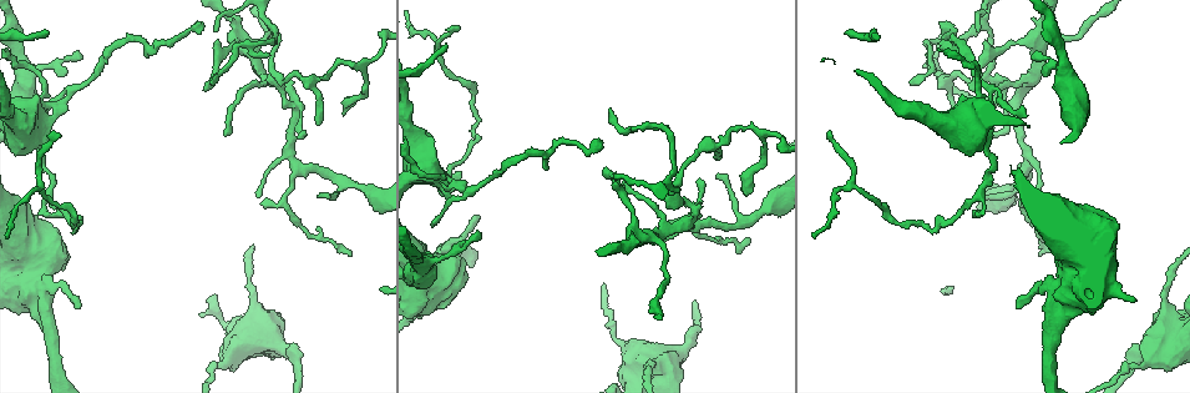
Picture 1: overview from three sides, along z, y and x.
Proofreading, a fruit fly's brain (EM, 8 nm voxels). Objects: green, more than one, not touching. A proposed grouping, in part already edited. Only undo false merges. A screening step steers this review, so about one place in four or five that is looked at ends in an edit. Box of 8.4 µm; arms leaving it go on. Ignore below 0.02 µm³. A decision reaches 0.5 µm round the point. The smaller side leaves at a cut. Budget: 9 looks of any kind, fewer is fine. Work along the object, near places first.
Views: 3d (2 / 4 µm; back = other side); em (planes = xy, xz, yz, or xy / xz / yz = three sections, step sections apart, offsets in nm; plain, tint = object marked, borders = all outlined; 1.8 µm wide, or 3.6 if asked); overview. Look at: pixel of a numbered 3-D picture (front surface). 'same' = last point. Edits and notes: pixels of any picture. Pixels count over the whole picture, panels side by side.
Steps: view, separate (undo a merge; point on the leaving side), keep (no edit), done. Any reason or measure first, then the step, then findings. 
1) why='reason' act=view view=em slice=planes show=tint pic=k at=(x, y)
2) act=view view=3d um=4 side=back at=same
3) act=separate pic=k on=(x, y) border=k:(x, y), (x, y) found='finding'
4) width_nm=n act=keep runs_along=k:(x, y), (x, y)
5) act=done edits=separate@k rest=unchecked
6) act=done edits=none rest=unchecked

act=view view=3d um=2 side=back pic=1 at=(696, 208)

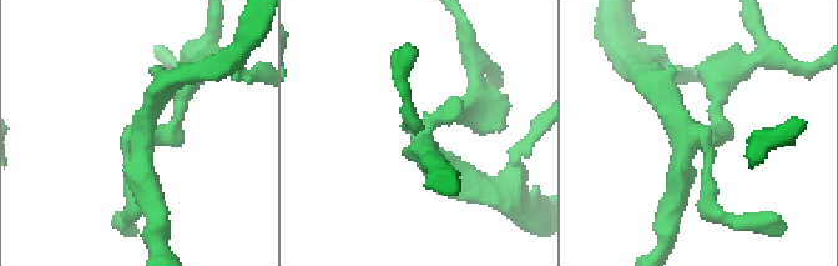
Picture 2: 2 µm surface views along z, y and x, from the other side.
act=view view=em slice=xy step=8 show=tint pic=2 at=(692, 139)

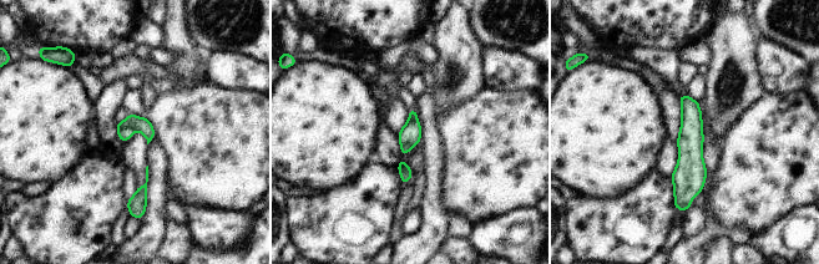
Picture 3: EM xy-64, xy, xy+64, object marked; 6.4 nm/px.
act=separate pic=3 on=(138, 123) border=3:(119, 127), (131, 127), (135, 131) found='two neurons meet here'

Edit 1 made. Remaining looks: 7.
why='redraw' act=view view=overview

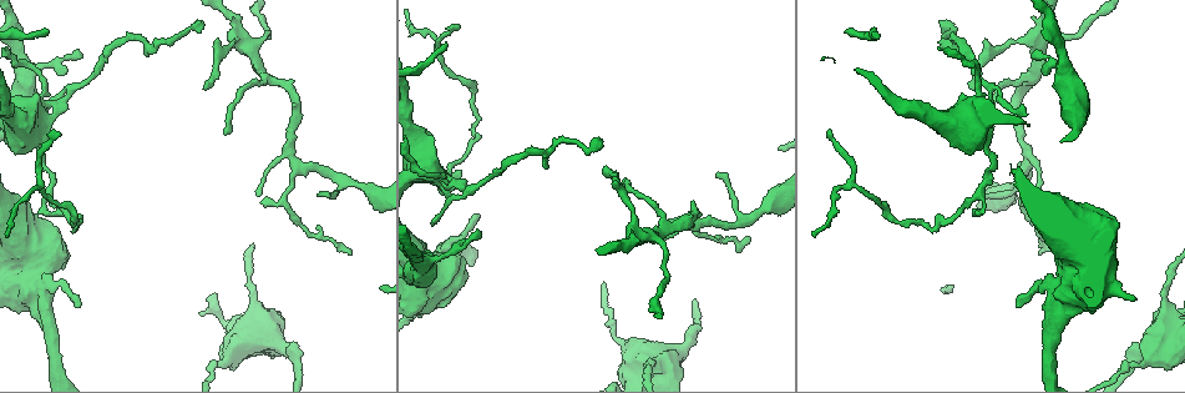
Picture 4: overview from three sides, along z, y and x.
why='sudden change in width' act=view view=3d um=4 side=back pic=4 at=(38, 147)

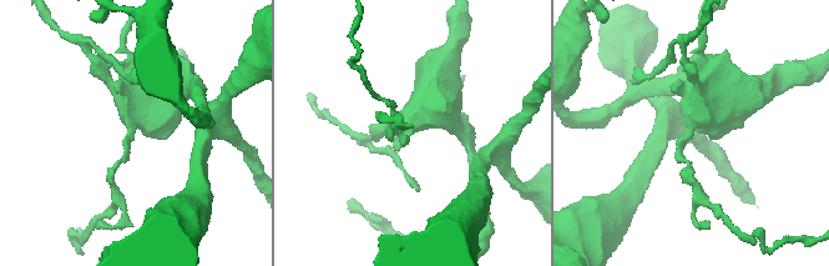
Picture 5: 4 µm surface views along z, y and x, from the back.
why='now the EM' act=view view=em um=3.6 slice=planes show=borders pic=5 at=(127, 128)

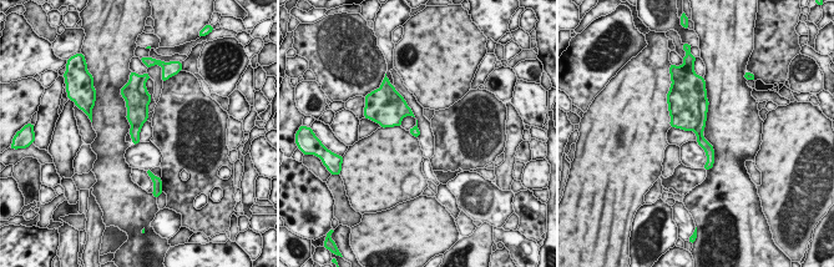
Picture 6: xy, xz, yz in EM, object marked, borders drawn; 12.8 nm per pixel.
act=separate pic=6 on=(703, 104) part_leaving=6:(703, 101), (699, 137), (709, 165) found='two neurons meet here'

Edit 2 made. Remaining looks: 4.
why='calibre changes' act=view view=3d um=4 pic=4 at=(239, 40)

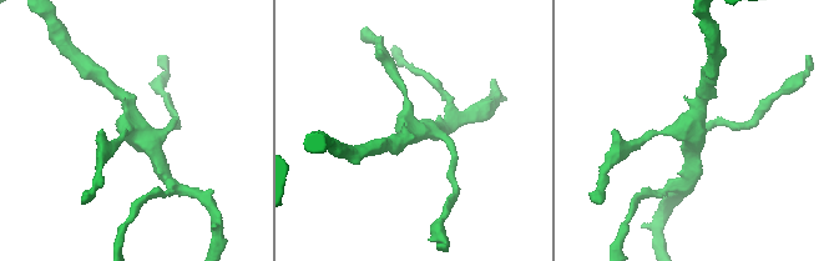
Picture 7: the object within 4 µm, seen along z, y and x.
arms=4 why='need the tissue' act=view view=em slice=planes show=tint pic=7 at=(412, 128)

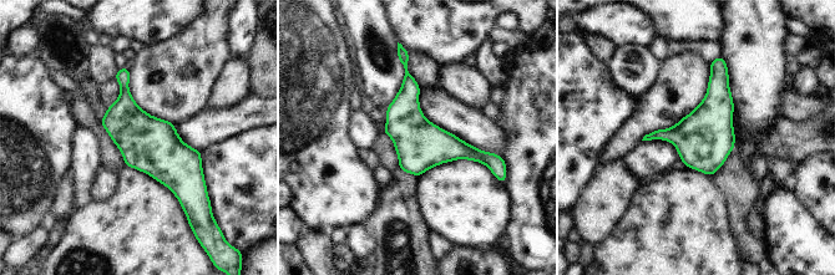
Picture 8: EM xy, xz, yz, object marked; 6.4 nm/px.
act=keep found='all the same neuron'

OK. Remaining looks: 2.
act=done edits=separate@3,separate@6 rest=unchecked

